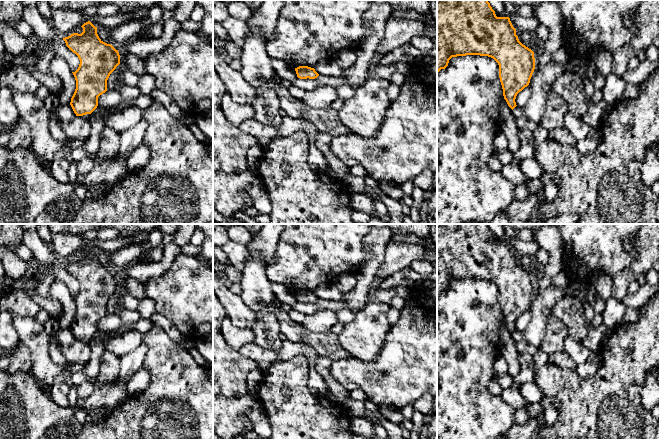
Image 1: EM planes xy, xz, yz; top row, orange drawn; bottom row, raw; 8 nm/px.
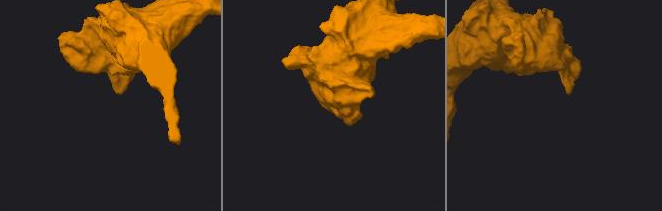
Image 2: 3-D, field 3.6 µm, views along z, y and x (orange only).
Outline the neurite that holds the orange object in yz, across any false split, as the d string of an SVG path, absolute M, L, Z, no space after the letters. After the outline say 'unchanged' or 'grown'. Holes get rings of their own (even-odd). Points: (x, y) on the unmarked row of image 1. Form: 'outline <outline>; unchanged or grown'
outline M437 224L437 297L448 290L452 281L466 279L488 280L498 287L503 320L513 334L517 318L529 309L534 296L534 276L519 265L509 241L496 240L488 224Z; unchanged

